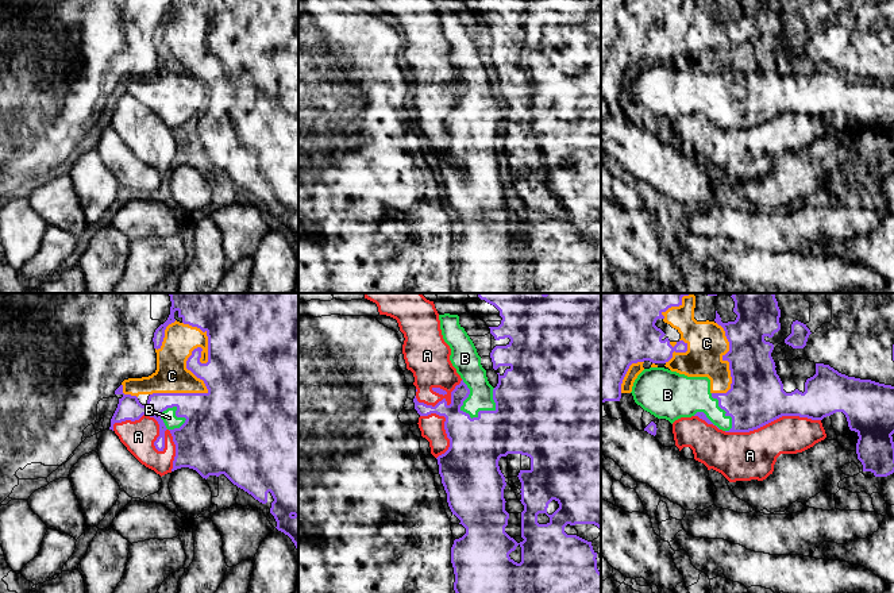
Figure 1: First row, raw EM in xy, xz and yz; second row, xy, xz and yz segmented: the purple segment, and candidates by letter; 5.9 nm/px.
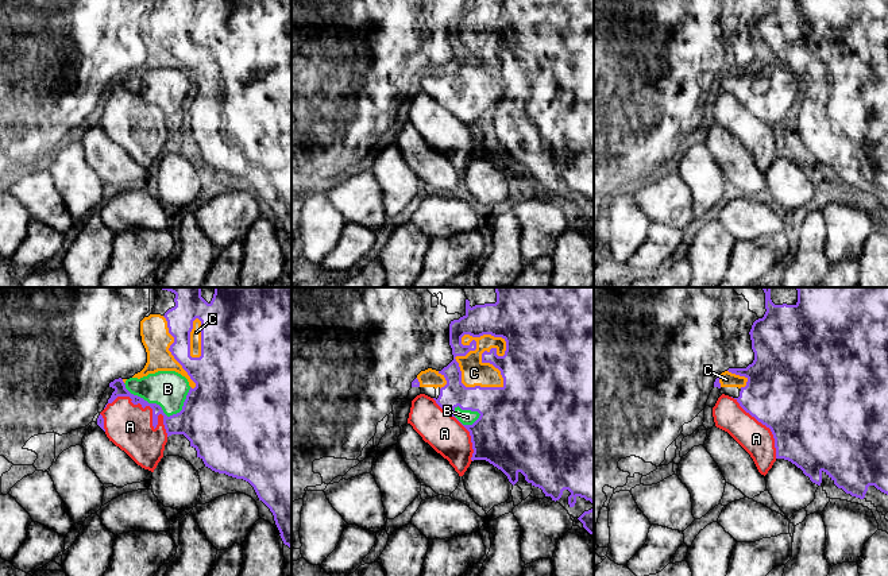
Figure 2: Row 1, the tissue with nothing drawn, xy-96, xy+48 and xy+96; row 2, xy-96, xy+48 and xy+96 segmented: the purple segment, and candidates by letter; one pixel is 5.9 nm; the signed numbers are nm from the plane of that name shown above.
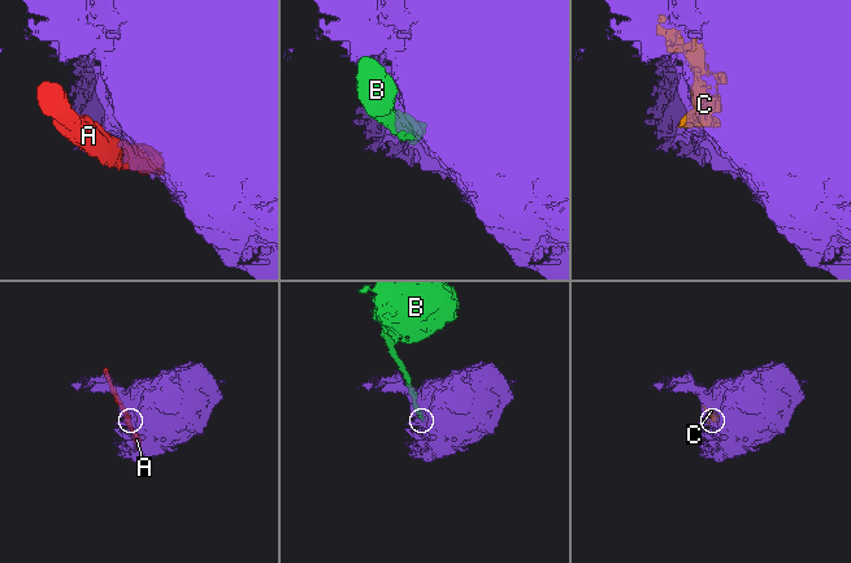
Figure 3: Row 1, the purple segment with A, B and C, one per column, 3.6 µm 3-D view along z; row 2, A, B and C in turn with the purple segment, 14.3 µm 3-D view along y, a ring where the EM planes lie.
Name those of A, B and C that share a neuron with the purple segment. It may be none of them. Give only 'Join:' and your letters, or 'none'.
Join: none

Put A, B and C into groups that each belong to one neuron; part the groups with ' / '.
A / B / C

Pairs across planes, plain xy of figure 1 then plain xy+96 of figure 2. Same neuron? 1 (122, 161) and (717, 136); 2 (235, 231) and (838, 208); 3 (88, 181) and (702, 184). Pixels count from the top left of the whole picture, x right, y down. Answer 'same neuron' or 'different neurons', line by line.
1: same neuron
2: same neuron
3: same neuron

